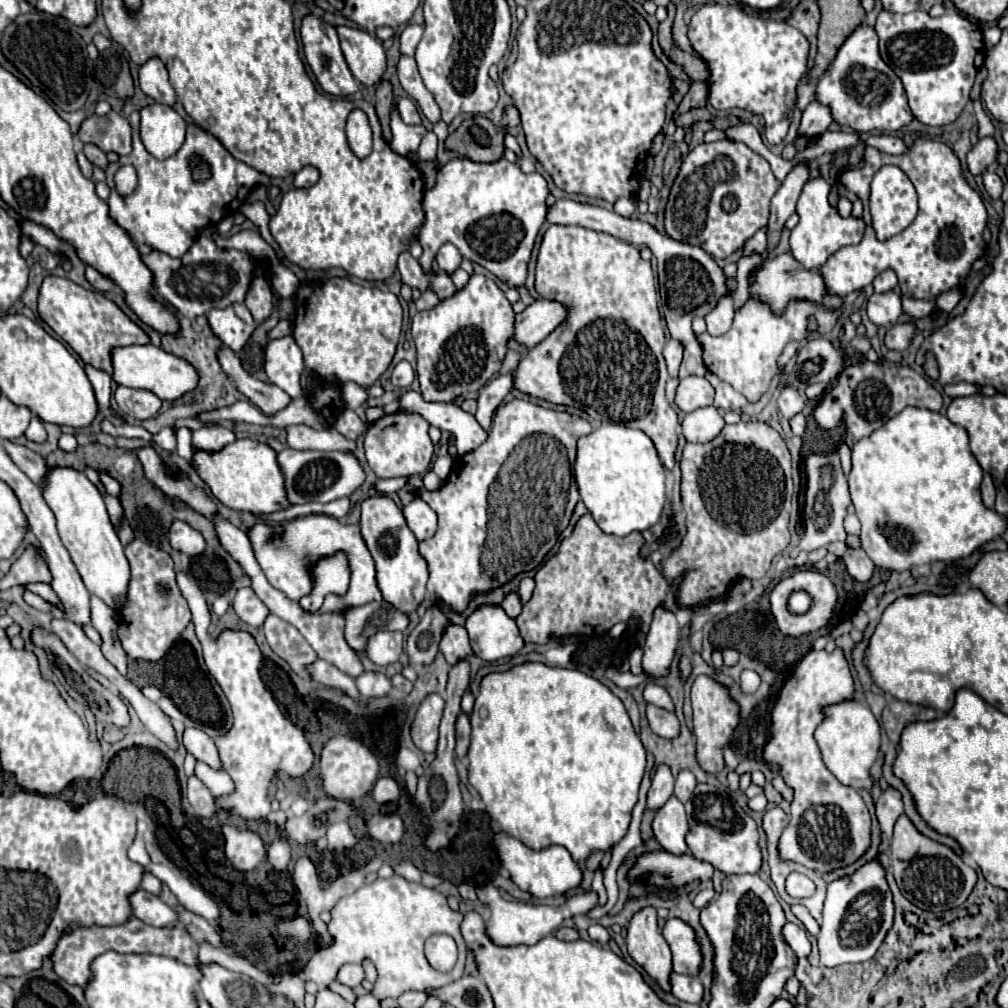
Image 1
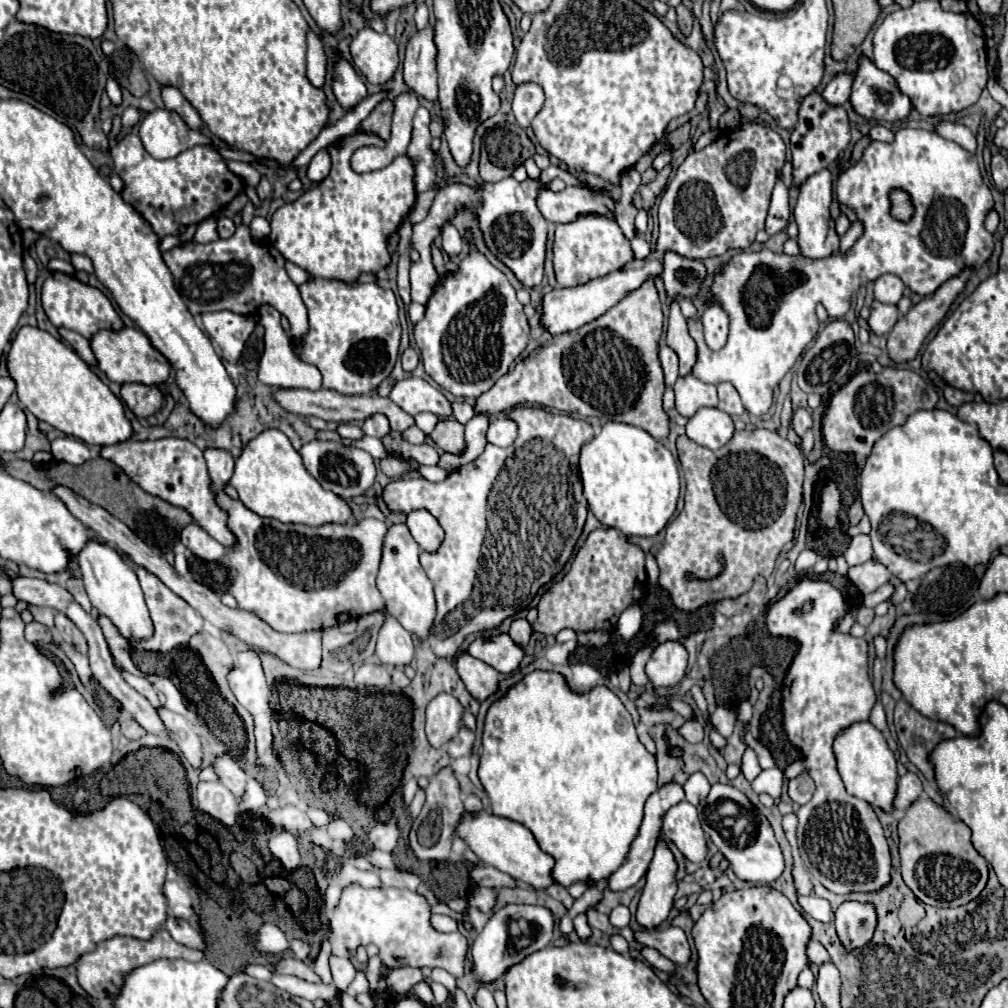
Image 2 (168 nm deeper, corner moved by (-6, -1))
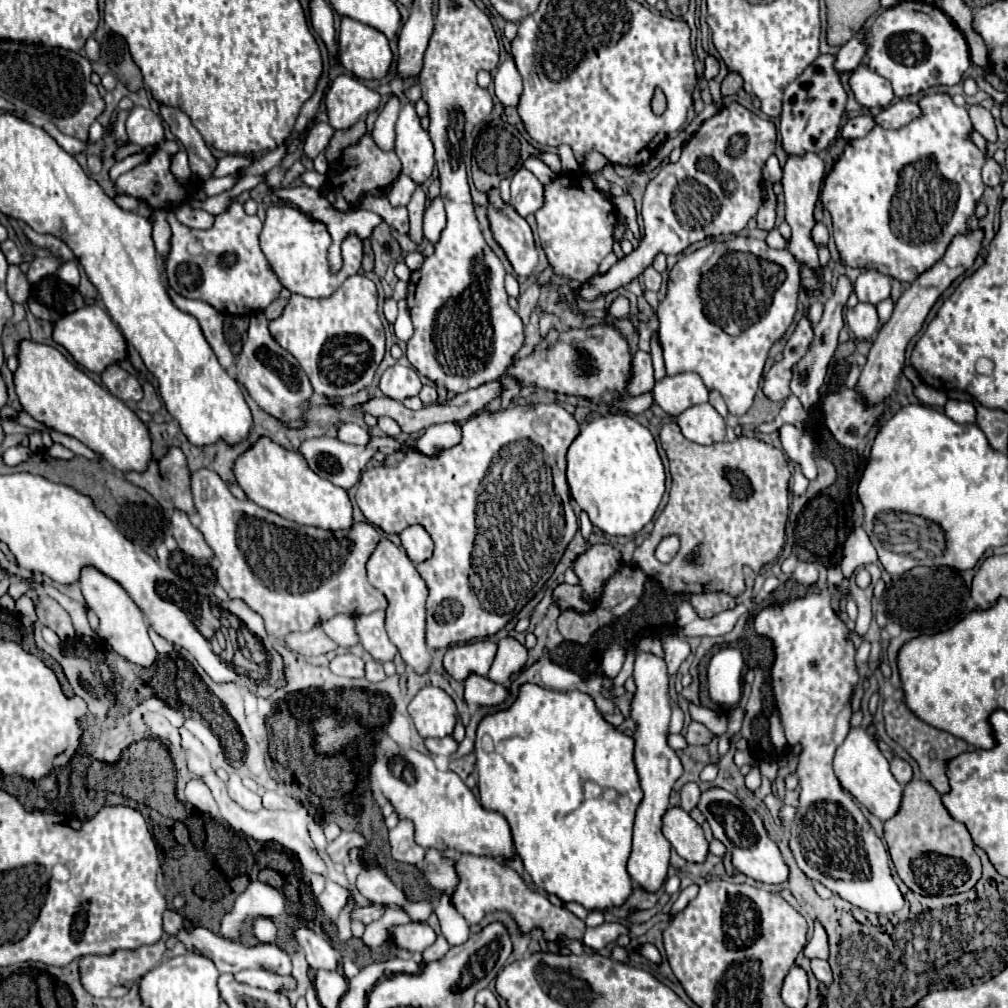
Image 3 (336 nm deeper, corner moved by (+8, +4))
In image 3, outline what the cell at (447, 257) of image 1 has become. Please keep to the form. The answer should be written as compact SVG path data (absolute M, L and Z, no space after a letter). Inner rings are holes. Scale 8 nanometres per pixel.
M434 198L428 210L424 212L424 236L434 244L438 242L442 230L446 226L446 214L444 214L444 204L442 198Z

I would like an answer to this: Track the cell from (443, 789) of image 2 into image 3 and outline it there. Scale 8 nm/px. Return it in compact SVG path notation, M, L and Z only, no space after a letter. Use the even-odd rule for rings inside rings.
M400 820L394 830L390 830L392 858L406 864L420 864L426 850L414 842L414 824L410 820Z

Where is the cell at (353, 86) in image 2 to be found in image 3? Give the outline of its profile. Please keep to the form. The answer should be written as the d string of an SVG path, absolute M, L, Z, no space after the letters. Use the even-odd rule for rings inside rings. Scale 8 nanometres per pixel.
M338 76L326 92L326 114L328 122L334 128L350 128L362 116L376 110L380 96L362 86L354 76Z

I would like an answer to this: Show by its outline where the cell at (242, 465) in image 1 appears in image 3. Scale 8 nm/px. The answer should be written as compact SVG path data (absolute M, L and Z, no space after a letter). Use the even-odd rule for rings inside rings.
M258 438L234 462L234 478L254 504L298 524L318 526L324 530L346 530L352 526L352 504L346 490L334 486L330 480L314 474L300 454L290 452L270 438Z

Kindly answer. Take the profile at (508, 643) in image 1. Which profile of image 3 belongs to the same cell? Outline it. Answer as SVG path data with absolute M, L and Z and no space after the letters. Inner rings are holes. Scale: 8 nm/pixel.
M490 640L450 646L444 656L444 668L462 682L470 672L486 676L496 656L496 644Z

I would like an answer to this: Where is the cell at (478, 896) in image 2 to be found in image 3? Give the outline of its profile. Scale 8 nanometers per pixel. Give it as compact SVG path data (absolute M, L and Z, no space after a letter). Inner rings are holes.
M462 854L462 858L456 862L456 870L460 874L460 884L452 896L452 904L470 924L478 924L486 912L506 910L520 924L524 932L540 926L544 928L546 940L556 940L558 936L568 936L578 940L582 938L586 926L580 918L576 918L564 906L554 906L546 896L530 890L528 884L516 872L504 866L502 860Z

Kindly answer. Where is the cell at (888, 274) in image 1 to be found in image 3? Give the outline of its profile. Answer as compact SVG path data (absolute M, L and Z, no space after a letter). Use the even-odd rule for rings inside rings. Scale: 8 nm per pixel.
M866 270L858 276L854 292L860 302L878 304L880 300L890 296L890 278L886 274L880 274L878 270Z

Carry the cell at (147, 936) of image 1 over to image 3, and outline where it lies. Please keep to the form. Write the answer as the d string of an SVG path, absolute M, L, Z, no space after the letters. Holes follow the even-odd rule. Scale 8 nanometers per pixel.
M158 940L154 946L140 946L138 950L116 950L114 954L88 954L78 960L80 964L80 982L90 996L124 996L142 974L158 966L168 948L164 940Z

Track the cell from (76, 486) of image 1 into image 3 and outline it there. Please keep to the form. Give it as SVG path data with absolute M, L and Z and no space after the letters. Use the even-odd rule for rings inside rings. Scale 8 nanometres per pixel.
M84 566L82 568L80 590L84 594L86 604L100 618L98 636L102 640L106 640L106 644L112 650L116 650L120 656L124 656L126 660L130 660L138 666L146 666L146 668L152 666L154 660L156 660L156 650L154 650L152 640L148 636L144 614L142 614L142 610L138 610L138 604L130 598L130 594L126 594L126 590L122 590L122 586L118 586L118 582L114 582L112 578L106 578L106 574L96 570L94 566Z

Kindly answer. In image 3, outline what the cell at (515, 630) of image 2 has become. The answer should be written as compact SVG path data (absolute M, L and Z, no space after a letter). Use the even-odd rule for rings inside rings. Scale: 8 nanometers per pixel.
M506 636L498 642L496 660L488 672L488 678L504 684L514 672L522 670L526 664L526 648L512 636Z

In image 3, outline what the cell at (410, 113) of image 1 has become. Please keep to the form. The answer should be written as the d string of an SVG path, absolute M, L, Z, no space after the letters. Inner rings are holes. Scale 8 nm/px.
M406 102L396 122L394 152L402 162L402 172L416 184L422 184L434 170L434 148L430 136L420 126L420 118L414 112L414 104Z

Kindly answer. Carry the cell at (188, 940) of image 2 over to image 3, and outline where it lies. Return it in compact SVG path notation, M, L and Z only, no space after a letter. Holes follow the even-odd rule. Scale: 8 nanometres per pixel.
M196 926L196 928L192 928L192 930L182 928L182 930L176 932L174 936L176 936L178 942L184 944L184 948L186 948L188 952L194 952L194 954L200 954L200 956L210 958L210 960L216 964L216 968L218 968L220 972L232 972L232 974L234 974L234 972L240 972L240 970L244 970L244 968L264 968L264 970L274 972L274 974L290 974L290 972L292 972L290 956L288 956L284 950L280 950L276 944L258 944L258 946L248 948L248 946L244 946L244 944L240 944L240 942L228 940L228 938L224 938L224 936L216 936L214 932L210 932L210 930L204 928L204 926Z

